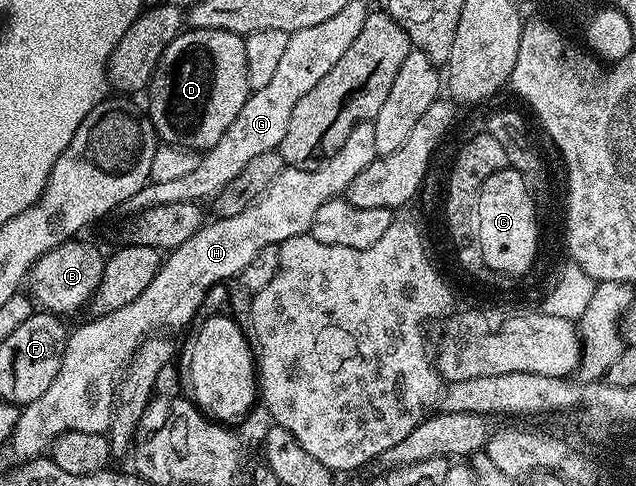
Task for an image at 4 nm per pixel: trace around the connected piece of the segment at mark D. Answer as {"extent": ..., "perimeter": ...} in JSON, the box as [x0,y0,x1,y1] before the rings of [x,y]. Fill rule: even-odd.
{"extent":[146,27,250,150],"perimeter":[[[189,27],[181,31],[166,46],[162,58],[152,75],[152,82],[146,89],[148,104],[146,111],[156,127],[157,137],[163,143],[176,144],[180,148],[207,150],[213,148],[230,130],[230,122],[238,118],[238,110],[247,102],[250,95],[246,78],[246,46],[244,37],[230,30],[202,30]]]}

